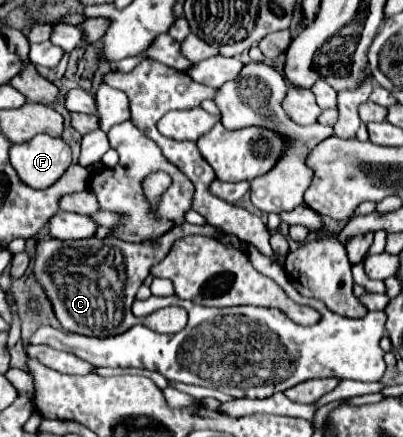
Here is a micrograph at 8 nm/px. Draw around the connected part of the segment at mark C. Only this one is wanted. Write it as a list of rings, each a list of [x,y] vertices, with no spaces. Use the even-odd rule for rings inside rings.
[[[184,223],[178,225],[176,229],[170,229],[160,239],[144,243],[128,243],[116,237],[108,239],[92,237],[80,241],[60,241],[60,239],[42,241],[38,243],[36,249],[34,275],[48,293],[54,305],[54,313],[64,331],[88,337],[120,335],[138,323],[130,307],[136,299],[136,291],[150,275],[150,269],[168,255],[168,249],[176,239],[184,235],[196,235],[198,229],[212,229],[212,237],[222,235],[222,229],[210,223],[206,225]],[[102,281],[106,281],[106,287],[100,285]]]

